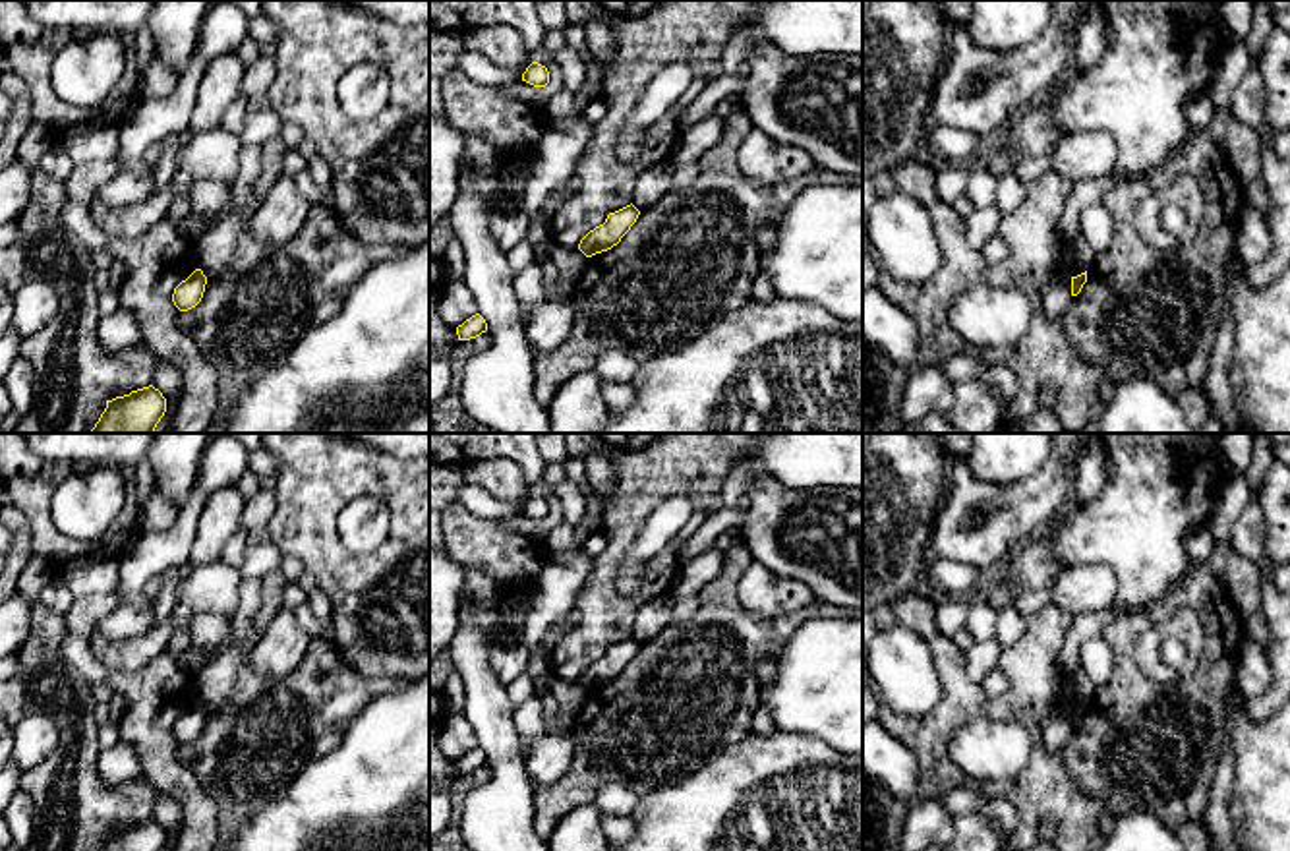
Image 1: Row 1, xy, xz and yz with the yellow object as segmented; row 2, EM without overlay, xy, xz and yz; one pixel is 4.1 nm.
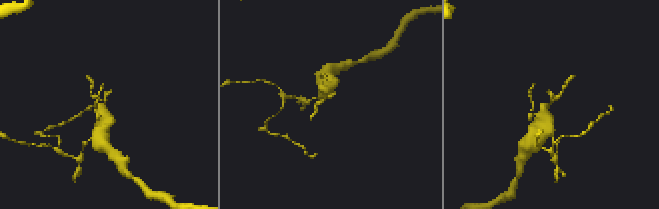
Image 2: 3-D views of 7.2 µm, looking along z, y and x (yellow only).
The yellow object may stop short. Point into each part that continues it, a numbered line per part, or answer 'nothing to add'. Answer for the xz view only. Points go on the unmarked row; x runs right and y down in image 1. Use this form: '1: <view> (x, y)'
nothing to add

